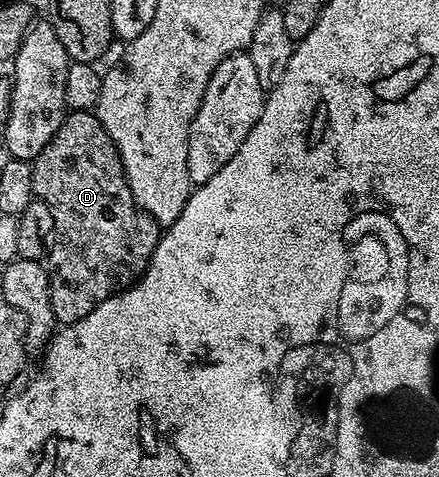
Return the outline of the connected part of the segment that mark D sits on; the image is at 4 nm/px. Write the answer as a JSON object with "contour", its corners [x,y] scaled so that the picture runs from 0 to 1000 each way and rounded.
{"contour":[[[155,235],[130,283],[80,329],[71,356],[82,415],[112,434],[125,461],[125,499],[112,522],[121,660],[137,683],[162,681],[239,627],[296,606],[326,579],[362,507],[367,476],[303,417],[267,308],[214,235]]]}

